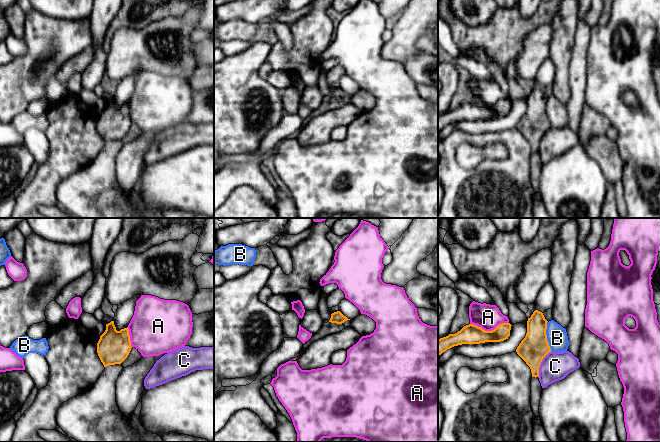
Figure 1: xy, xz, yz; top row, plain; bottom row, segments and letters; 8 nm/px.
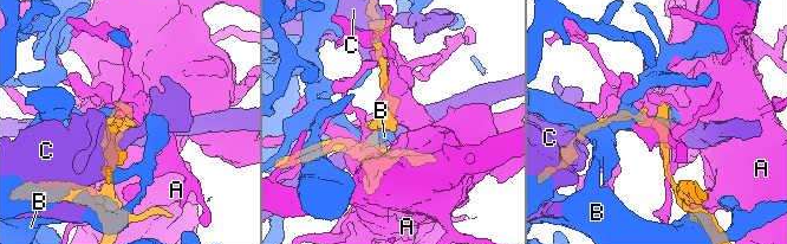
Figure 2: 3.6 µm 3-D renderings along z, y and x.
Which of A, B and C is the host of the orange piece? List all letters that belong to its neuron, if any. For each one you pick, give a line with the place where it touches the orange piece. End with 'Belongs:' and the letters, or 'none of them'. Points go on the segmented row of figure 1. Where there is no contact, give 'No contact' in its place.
Belongs: none of them

